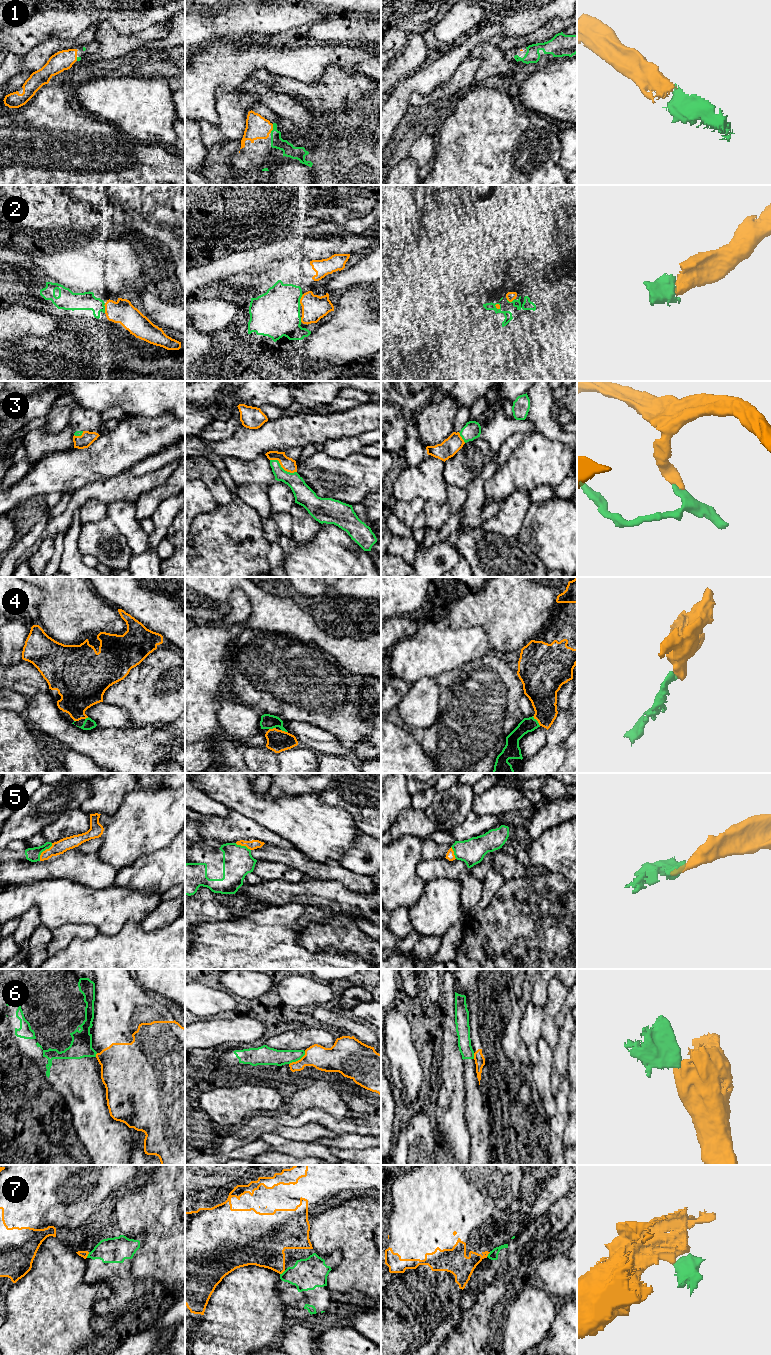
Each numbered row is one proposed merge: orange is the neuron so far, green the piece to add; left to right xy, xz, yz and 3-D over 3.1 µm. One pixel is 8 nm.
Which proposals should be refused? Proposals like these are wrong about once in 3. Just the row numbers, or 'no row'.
6, 7

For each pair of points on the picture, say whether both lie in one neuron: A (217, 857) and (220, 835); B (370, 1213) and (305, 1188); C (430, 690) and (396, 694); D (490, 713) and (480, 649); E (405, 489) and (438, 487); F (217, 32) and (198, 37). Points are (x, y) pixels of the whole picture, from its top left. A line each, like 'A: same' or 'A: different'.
A: different
B: different
C: different
D: different
E: same
F: same

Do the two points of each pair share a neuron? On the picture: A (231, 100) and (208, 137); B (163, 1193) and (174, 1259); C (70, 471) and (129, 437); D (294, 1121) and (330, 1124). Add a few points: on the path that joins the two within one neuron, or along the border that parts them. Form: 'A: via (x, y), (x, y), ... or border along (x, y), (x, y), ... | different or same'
A: via (230, 110), (230, 120), (218, 132) | same
B: via (163, 1209), (163, 1234), (168, 1243) | same
C: via (85, 465), (107, 457), (114, 451) | same
D: via (303, 1119), (305, 1117), (321, 1117) | same

